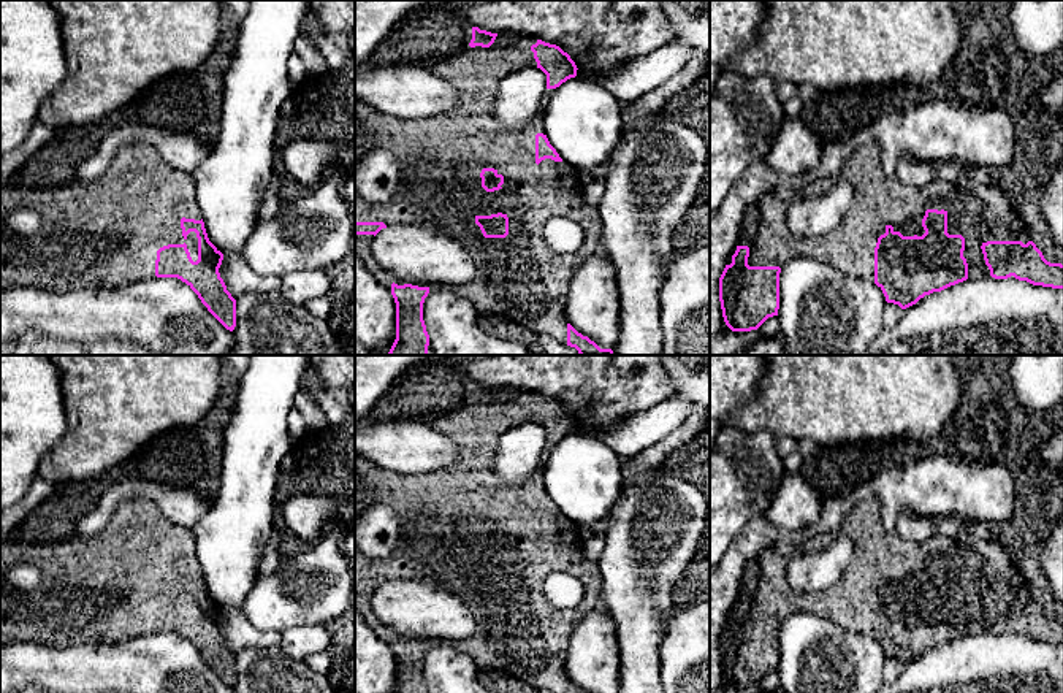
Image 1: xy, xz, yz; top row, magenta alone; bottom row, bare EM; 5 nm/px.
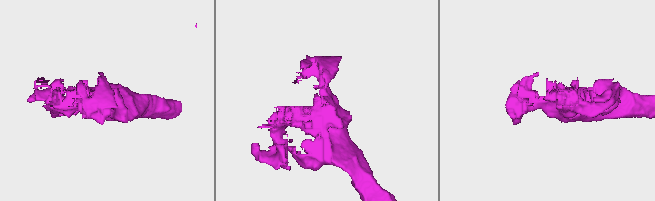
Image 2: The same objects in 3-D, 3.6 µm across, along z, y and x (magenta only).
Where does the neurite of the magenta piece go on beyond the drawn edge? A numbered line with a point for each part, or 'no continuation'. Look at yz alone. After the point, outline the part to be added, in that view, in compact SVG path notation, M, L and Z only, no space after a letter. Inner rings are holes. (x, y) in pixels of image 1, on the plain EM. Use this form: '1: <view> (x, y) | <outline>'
1: yz (979, 568) | M867 498L857 507L854 507L846 515L844 526L846 526L846 534L849 536L849 539L854 544L854 555L852 555L852 560L848 565L846 571L841 574L841 577L833 585L830 585L830 587L827 587L824 590L819 590L819 592L805 592L805 590L795 590L795 588L792 588L791 584L789 584L789 580L787 580L787 566L789 566L792 557L797 553L797 547L794 547L791 544L772 546L772 547L767 547L767 549L760 550L759 555L754 560L751 560L749 565L746 566L746 571L745 571L745 576L743 576L743 580L741 580L737 599L732 604L732 609L730 609L729 615L727 615L727 620L732 618L732 611L735 609L735 606L737 606L738 601L748 601L749 603L749 612L748 612L748 620L749 622L779 622L779 623L783 623L791 615L803 612L803 614L810 614L810 615L816 615L816 617L821 617L821 618L832 620L836 625L840 625L841 628L844 628L846 631L854 631L854 633L859 633L859 634L867 634L867 636L874 637L874 603L876 603L878 593L886 588L886 582L892 580L893 587L900 587L903 592L914 592L914 590L922 592L925 588L925 585L922 582L922 574L925 571L927 565L938 565L938 566L944 565L947 568L947 588L949 590L962 590L965 593L963 612L966 614L966 618L968 618L968 634L977 634L977 633L987 633L987 631L990 631L990 625L985 620L984 609L982 609L982 604L981 604L981 601L984 598L987 598L987 596L1022 596L1023 599L1027 599L1028 596L1031 596L1030 588L1028 588L1025 579L1022 577L1020 571L1014 566L1009 553L993 538L982 539L979 536L970 534L965 528L962 528L954 538L935 534L935 536L932 536L930 539L927 539L924 542L905 541L895 531L889 531L889 530L884 528L884 525L881 522L881 504L879 504L878 498Z

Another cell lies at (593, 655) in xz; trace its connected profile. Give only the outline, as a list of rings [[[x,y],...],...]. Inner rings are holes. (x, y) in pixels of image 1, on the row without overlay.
[[[602,606],[573,626],[567,647],[567,677],[588,693],[618,693],[621,653],[613,618]]]

